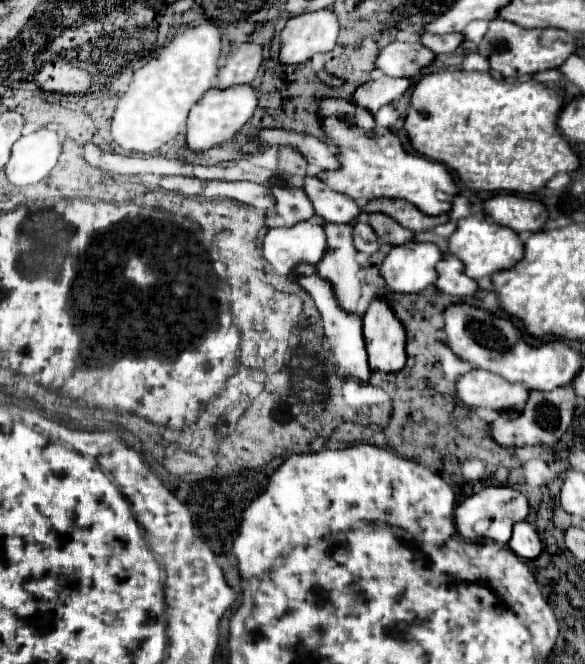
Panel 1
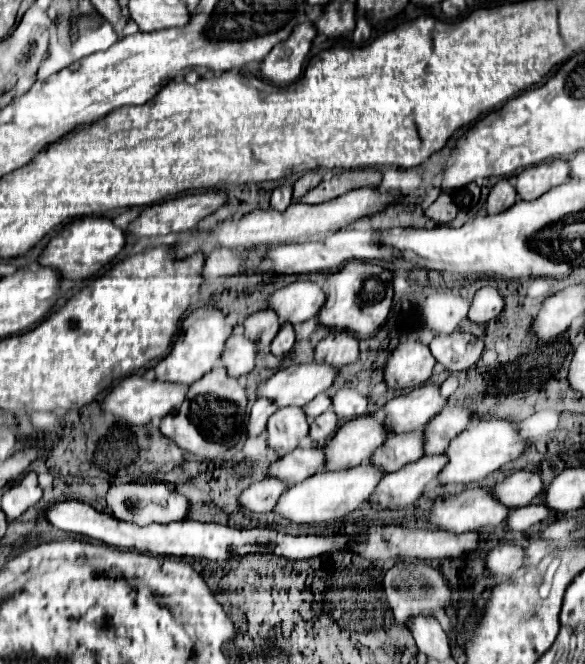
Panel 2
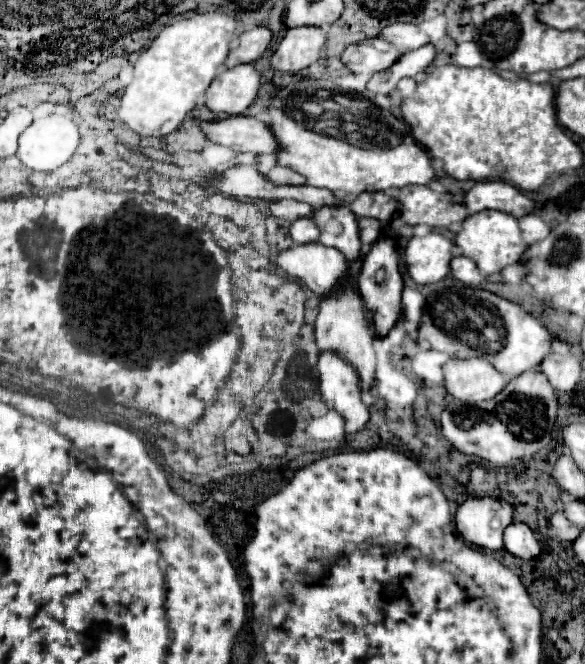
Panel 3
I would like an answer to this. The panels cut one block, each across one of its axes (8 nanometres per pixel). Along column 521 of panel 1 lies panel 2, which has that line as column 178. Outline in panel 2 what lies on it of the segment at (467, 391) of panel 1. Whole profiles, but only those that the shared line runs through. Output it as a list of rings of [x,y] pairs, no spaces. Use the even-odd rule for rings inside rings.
[[[130,376],[122,380],[102,402],[102,408],[106,412],[112,412],[114,416],[130,422],[130,424],[148,424],[156,416],[166,416],[172,410],[176,410],[188,392],[188,384],[168,384],[168,382],[148,382],[140,376]]]

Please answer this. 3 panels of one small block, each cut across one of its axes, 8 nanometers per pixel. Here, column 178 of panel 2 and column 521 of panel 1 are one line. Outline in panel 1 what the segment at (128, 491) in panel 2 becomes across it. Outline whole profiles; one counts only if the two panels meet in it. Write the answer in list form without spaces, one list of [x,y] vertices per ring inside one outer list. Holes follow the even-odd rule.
[[[484,488],[482,492],[466,498],[462,504],[454,510],[454,522],[456,530],[464,540],[474,538],[490,538],[496,544],[506,544],[508,536],[512,534],[512,526],[516,522],[522,522],[528,516],[528,500],[524,494],[512,488]]]

